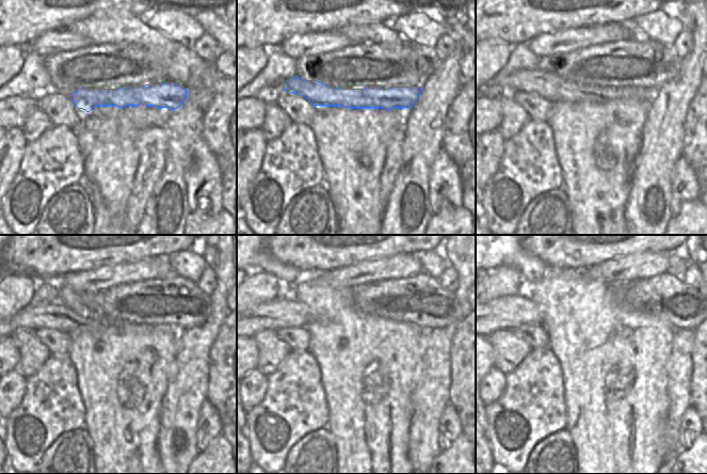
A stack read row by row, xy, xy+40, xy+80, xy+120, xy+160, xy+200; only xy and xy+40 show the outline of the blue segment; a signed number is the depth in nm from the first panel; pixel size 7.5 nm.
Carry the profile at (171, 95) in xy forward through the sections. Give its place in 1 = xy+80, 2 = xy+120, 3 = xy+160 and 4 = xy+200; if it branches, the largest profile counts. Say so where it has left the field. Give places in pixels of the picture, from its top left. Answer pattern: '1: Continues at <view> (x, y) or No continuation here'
1: Continues at xy+80 (548, 85)
2: Continues at xy+120 (57, 316)
3: Continues at xy+160 (278, 313)
4: Continues at xy+200 (509, 312).

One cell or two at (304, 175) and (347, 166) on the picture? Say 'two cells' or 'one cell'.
two cells

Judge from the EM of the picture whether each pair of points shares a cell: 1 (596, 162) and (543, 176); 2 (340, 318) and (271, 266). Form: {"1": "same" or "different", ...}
{"1": "different", "2": "different"}

